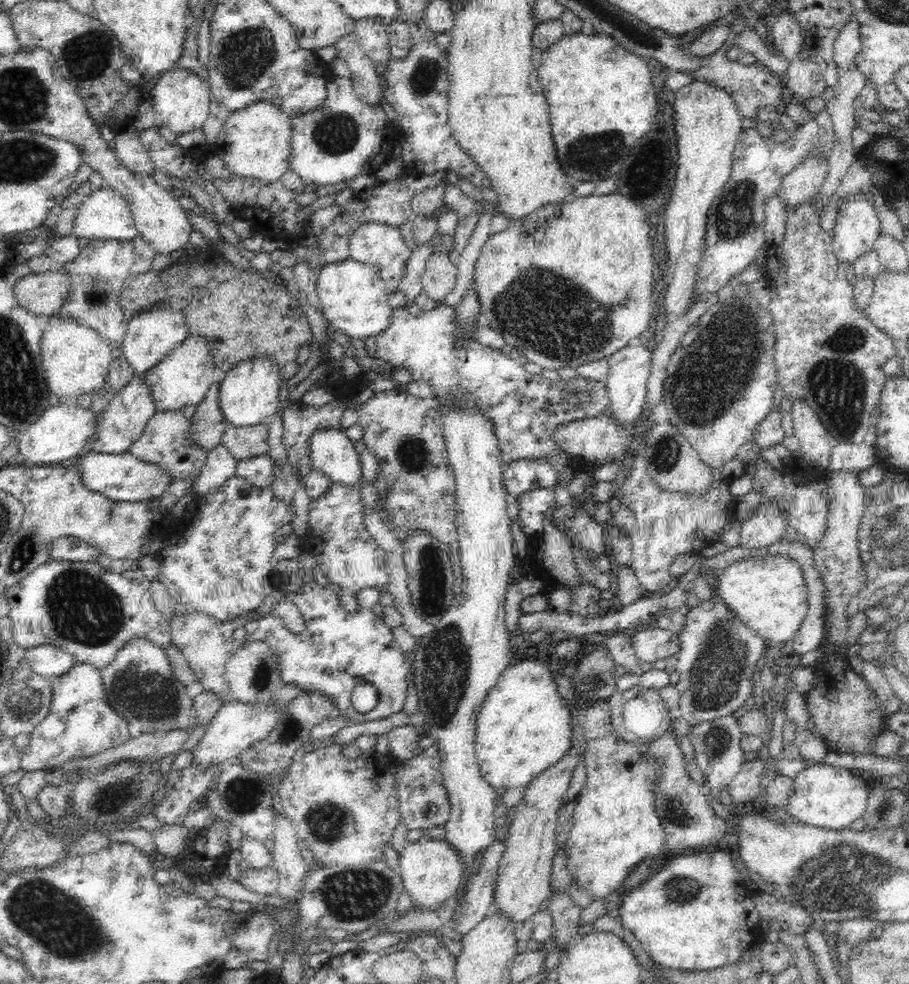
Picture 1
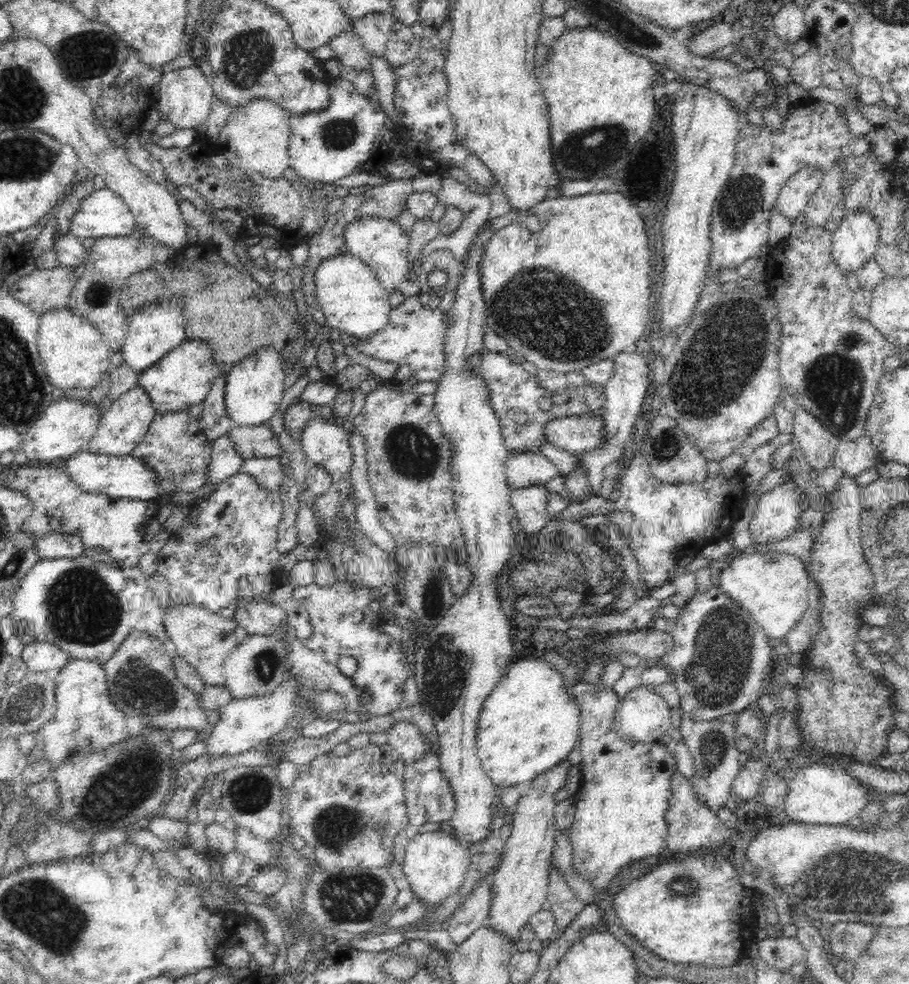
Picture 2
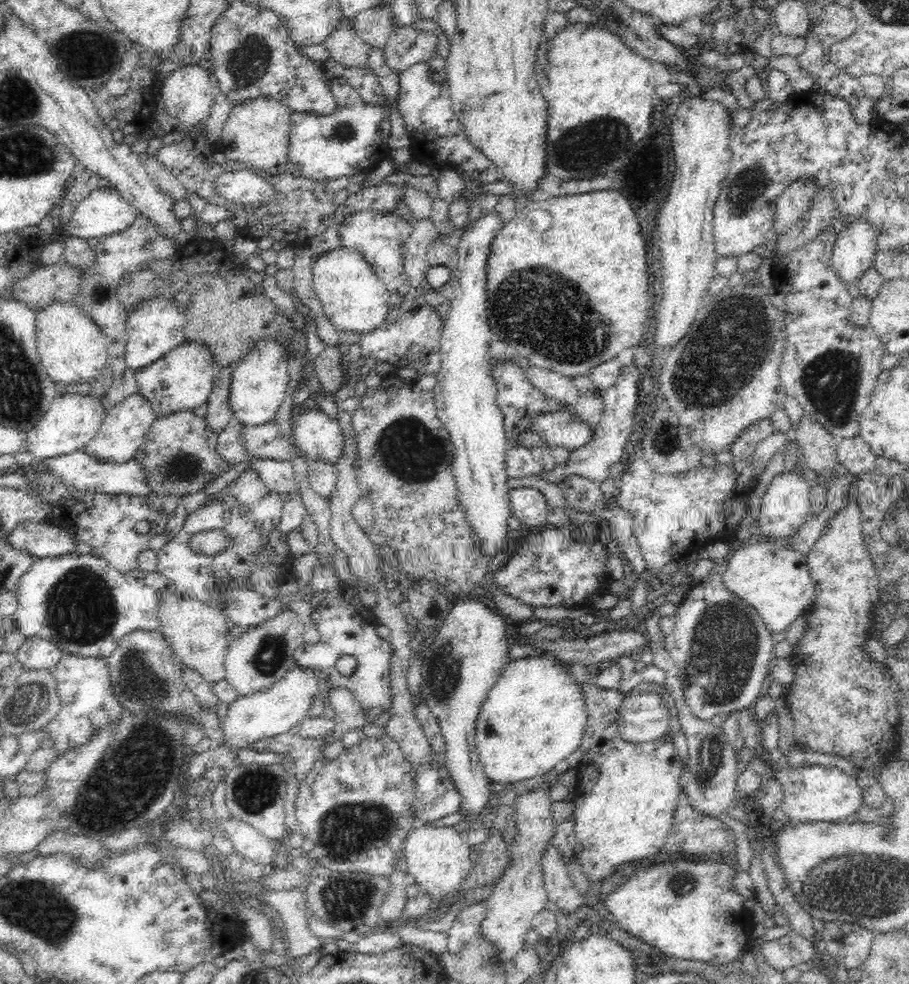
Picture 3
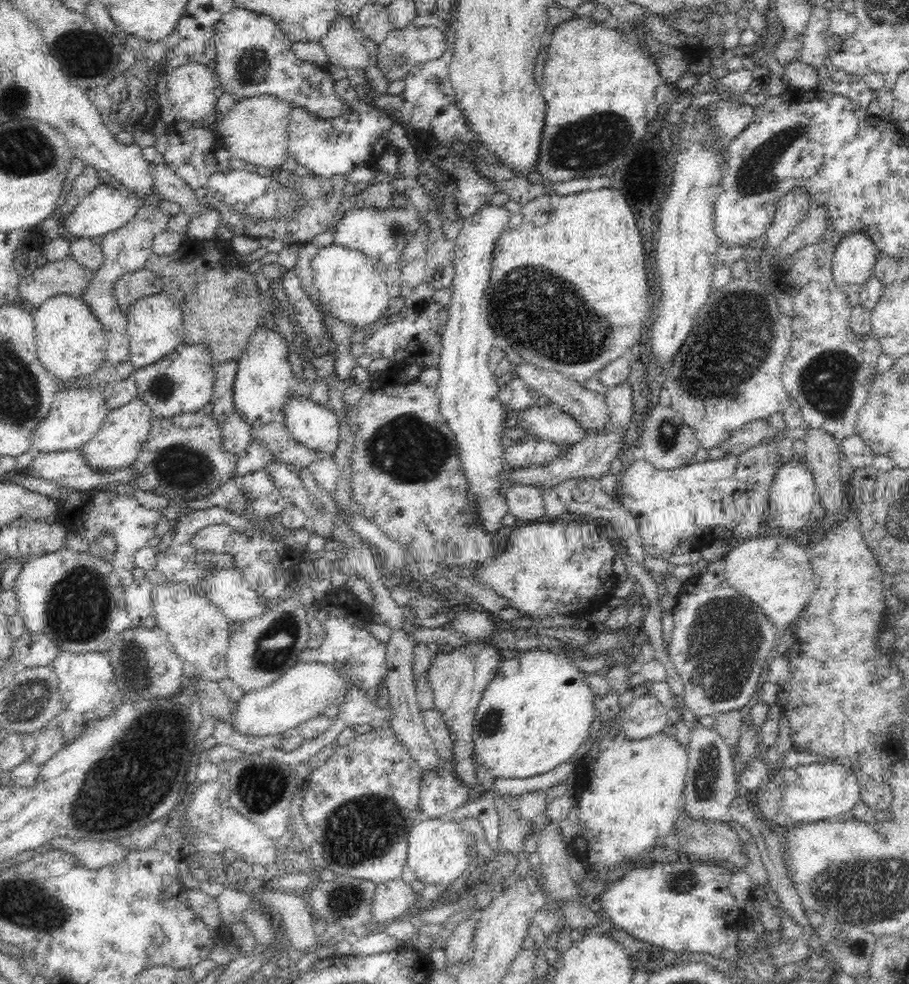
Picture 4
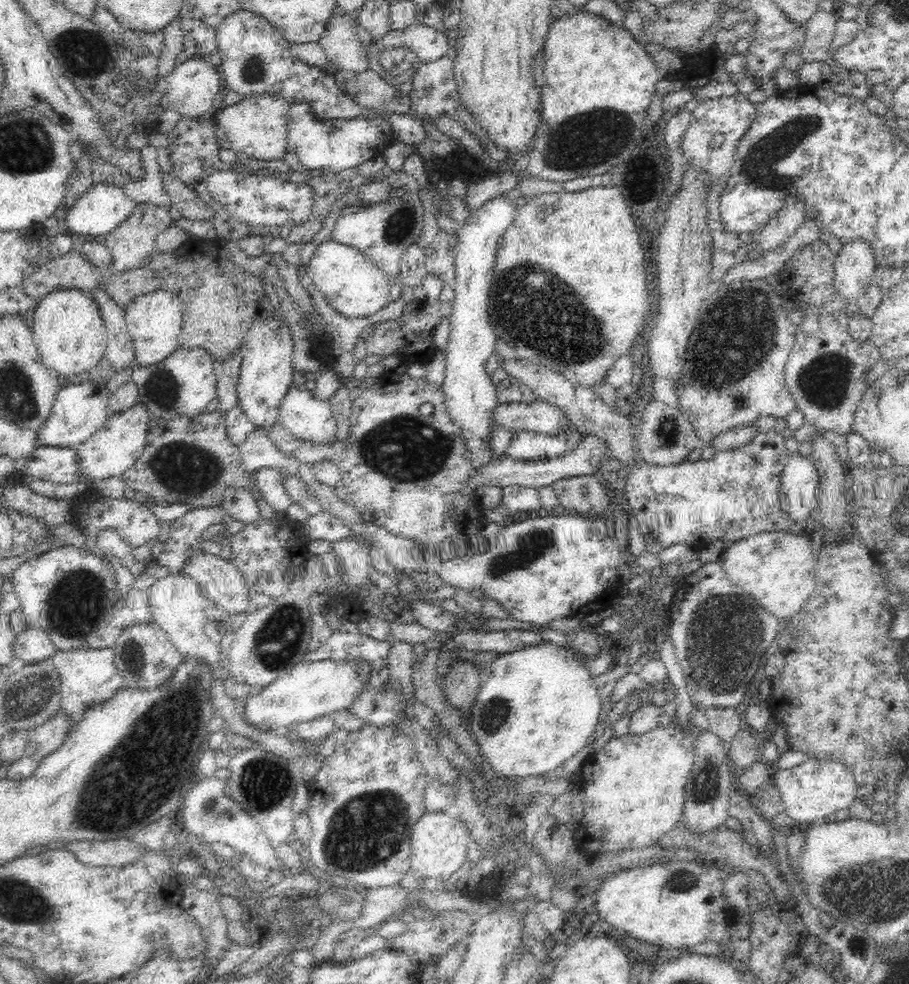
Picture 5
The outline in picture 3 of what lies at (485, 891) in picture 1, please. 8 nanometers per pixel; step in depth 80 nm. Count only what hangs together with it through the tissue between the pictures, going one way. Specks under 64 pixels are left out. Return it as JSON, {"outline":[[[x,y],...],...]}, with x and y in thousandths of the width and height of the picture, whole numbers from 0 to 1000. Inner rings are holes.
{"outline":[[[535,915],[517,919],[506,925],[492,947],[492,966],[495,970],[506,967],[526,951],[535,926]]]}

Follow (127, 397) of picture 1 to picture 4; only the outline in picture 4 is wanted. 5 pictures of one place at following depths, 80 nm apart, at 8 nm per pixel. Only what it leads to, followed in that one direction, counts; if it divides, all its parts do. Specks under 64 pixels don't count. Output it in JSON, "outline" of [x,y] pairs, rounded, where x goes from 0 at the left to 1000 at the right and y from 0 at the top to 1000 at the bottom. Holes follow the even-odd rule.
{"outline":[[[153,403],[143,407],[141,411],[136,411],[132,415],[120,417],[114,431],[106,443],[87,455],[95,472],[103,478],[132,478],[132,476],[146,474],[163,441],[165,441],[166,429],[169,425],[166,415]]]}

